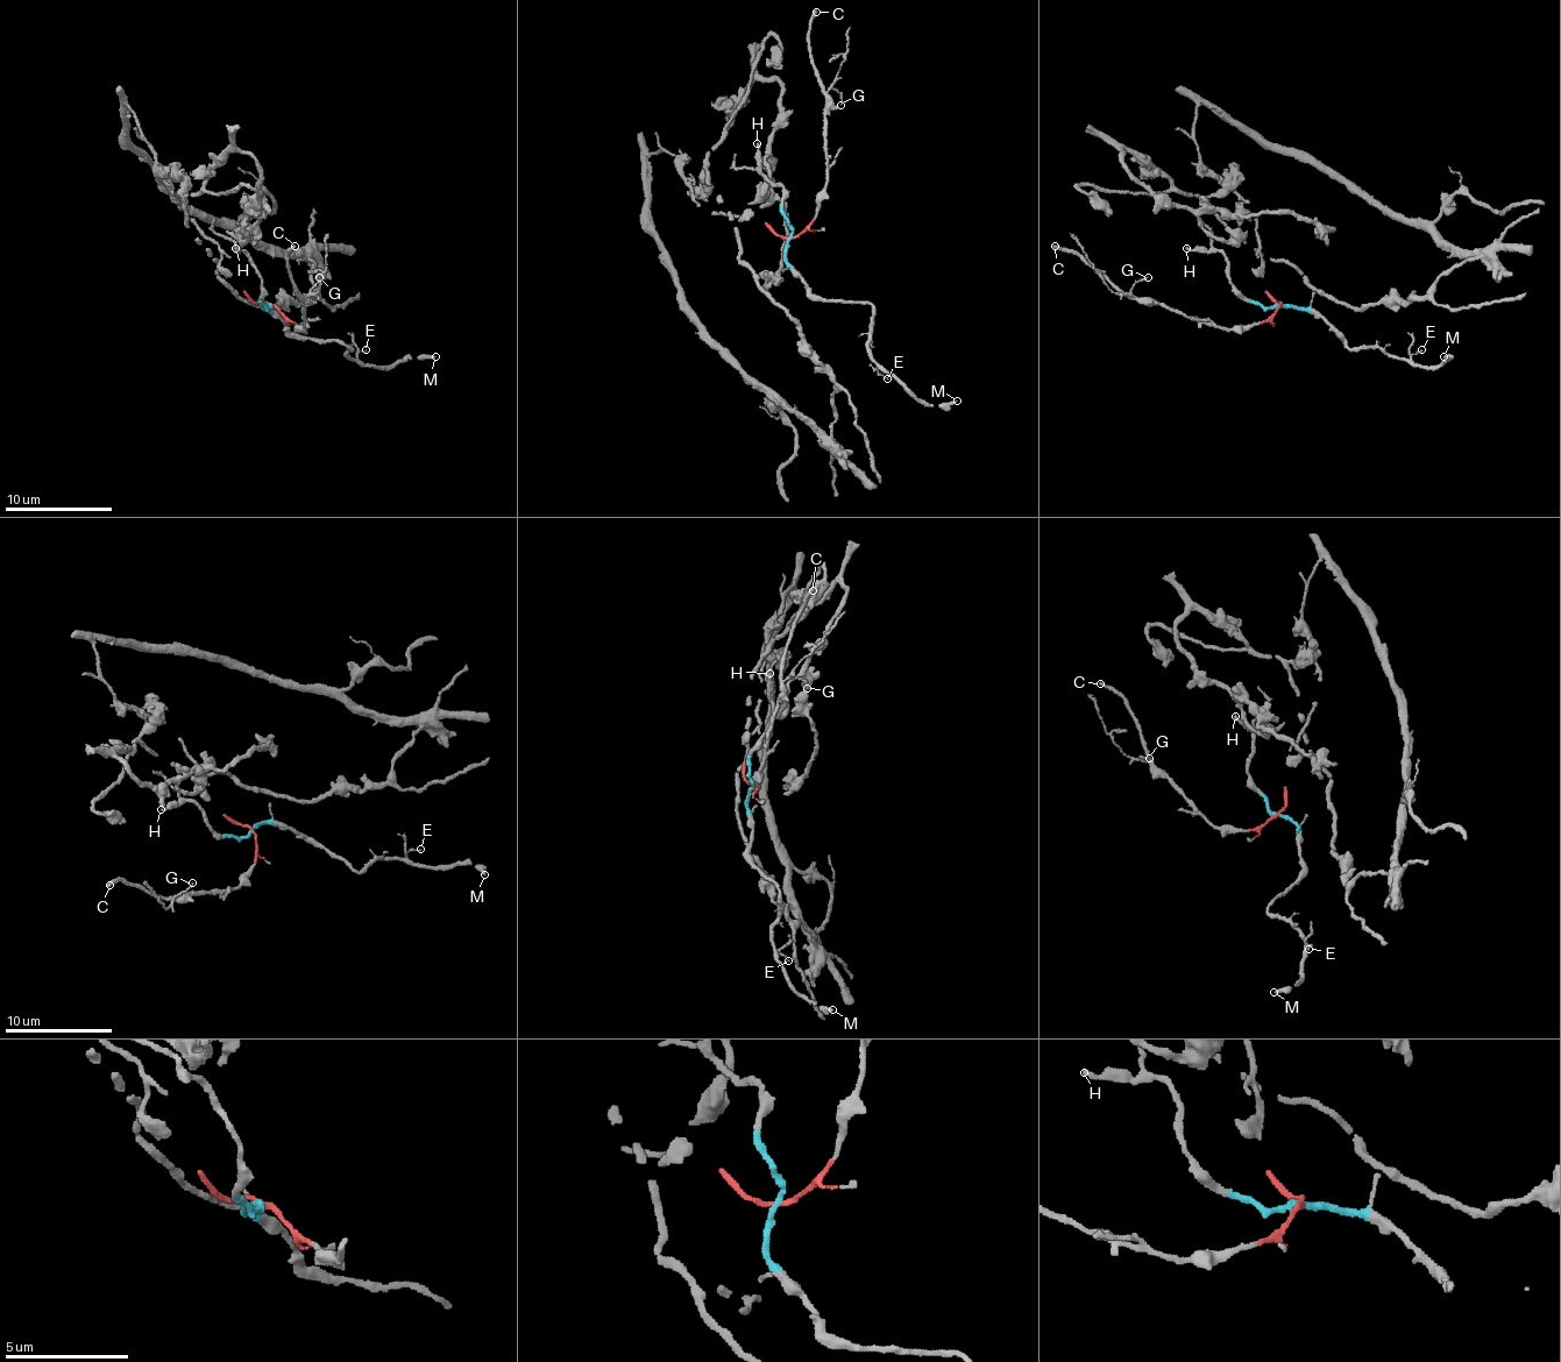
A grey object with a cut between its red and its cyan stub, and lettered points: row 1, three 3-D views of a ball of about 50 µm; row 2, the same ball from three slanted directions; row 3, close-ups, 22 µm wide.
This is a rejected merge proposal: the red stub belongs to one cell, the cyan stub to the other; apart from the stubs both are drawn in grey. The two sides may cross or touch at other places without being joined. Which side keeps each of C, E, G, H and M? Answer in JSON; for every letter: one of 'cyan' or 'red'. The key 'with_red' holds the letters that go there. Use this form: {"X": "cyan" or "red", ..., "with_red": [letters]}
{"C": "red", "E": "cyan", "G": "red", "H": "cyan", "M": "cyan", "with_red": ["C", "G"]}

